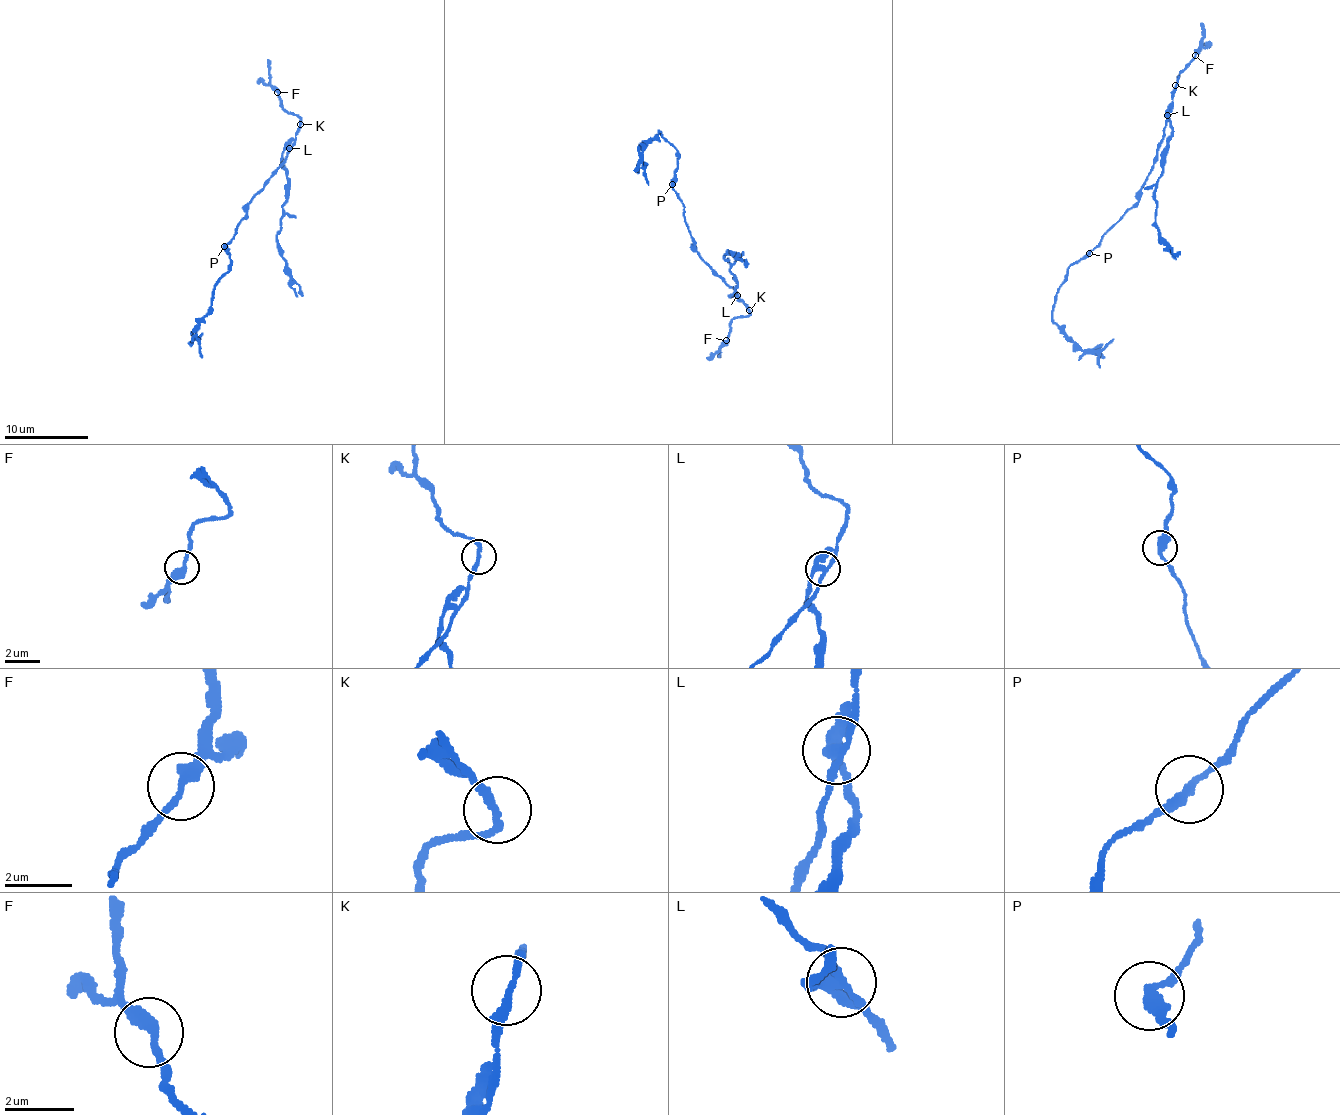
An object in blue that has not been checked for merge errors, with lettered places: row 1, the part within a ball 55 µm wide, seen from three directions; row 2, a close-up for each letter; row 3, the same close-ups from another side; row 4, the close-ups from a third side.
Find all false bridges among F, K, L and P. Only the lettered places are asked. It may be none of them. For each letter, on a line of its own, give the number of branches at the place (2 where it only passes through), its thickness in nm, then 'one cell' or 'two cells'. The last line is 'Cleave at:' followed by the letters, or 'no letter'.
F: branches 2; calibre 340 nm; one cell
K: branches 2; calibre 220 nm; one cell
L: branches 3; calibre 300 nm; two cells
P: branches 2; calibre 300 nm; two cells
Cleave at: L, P

